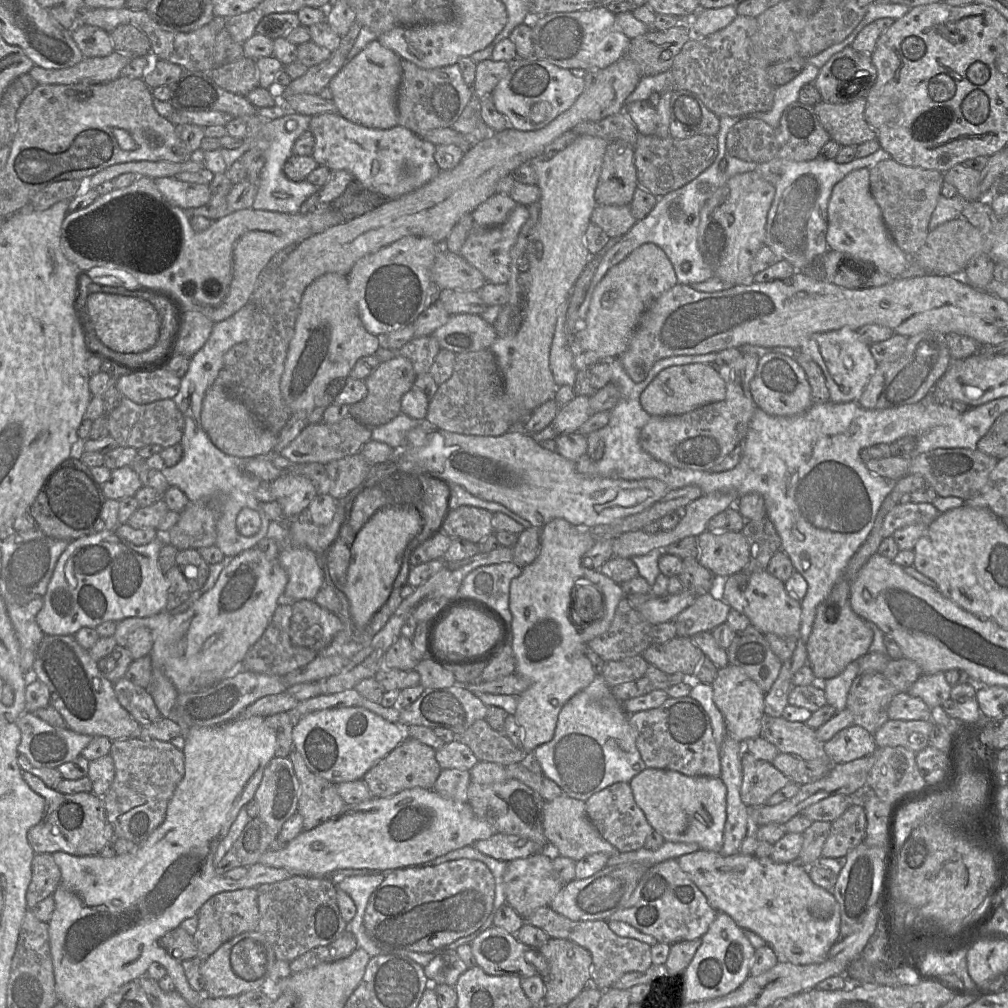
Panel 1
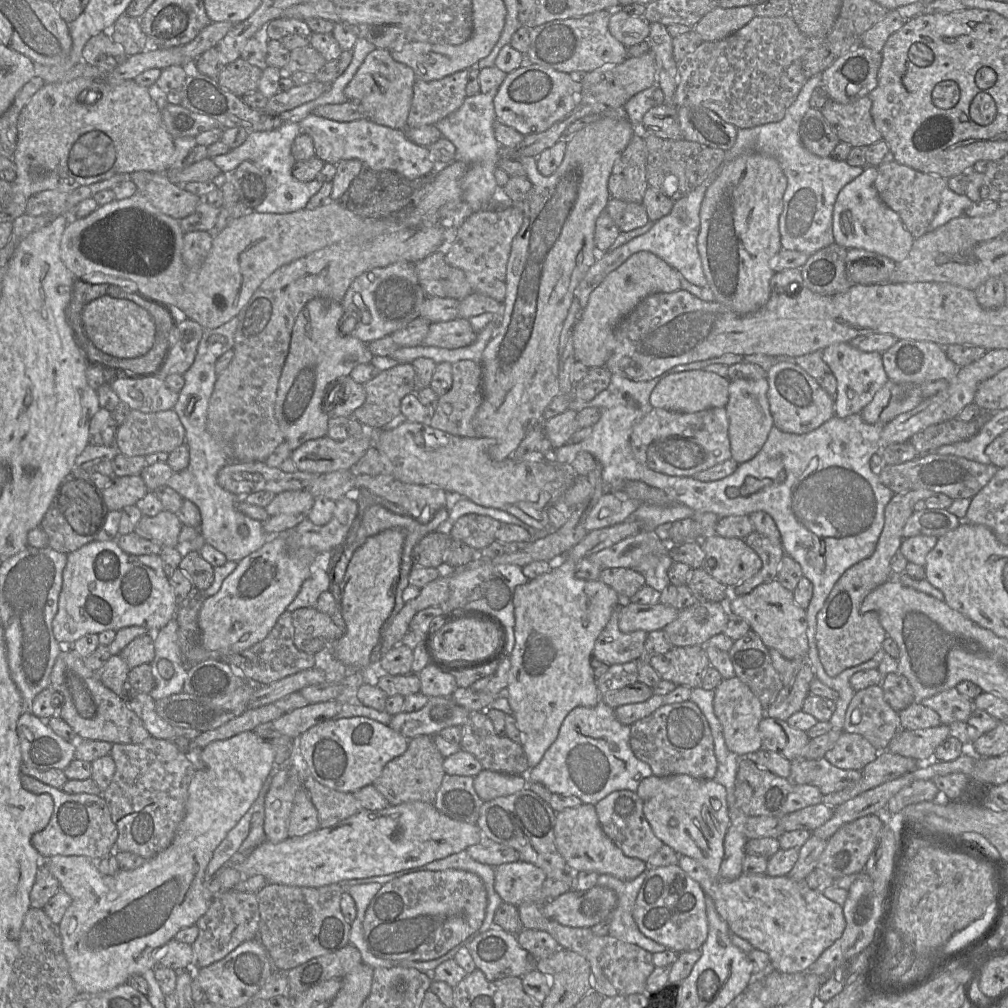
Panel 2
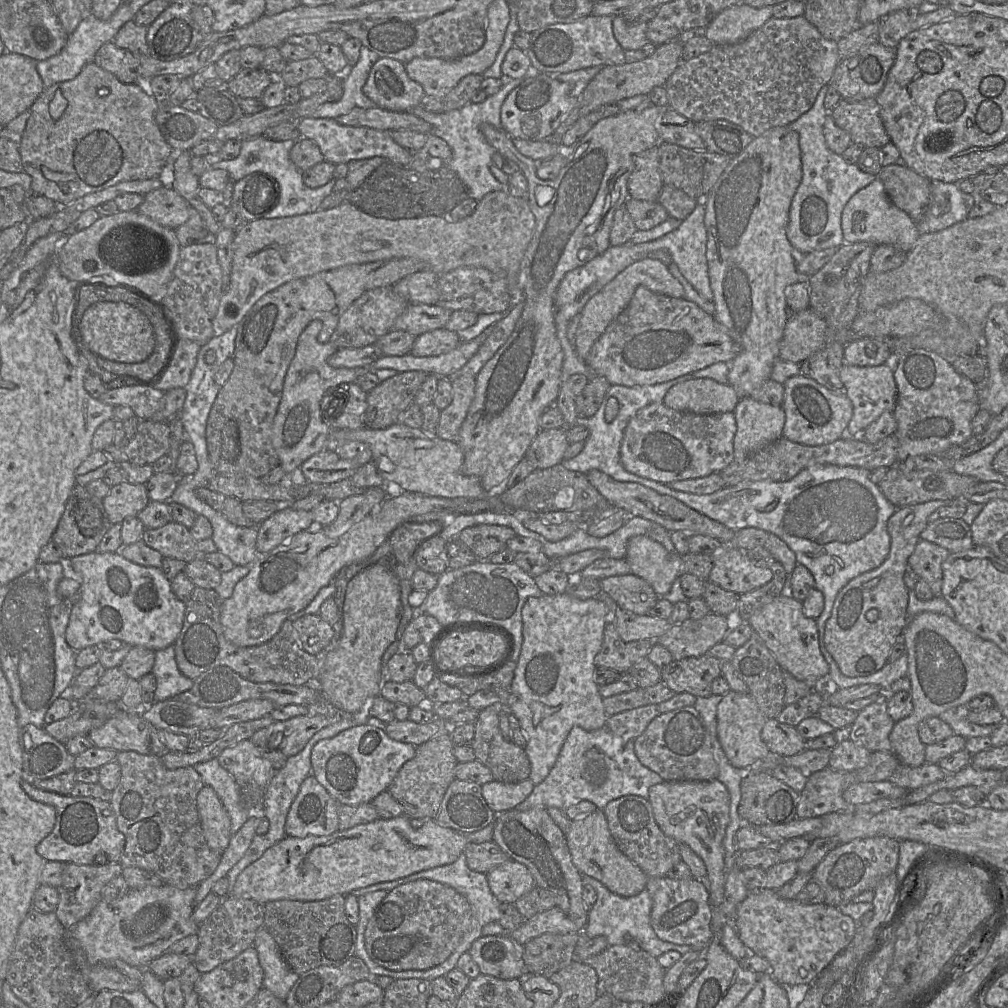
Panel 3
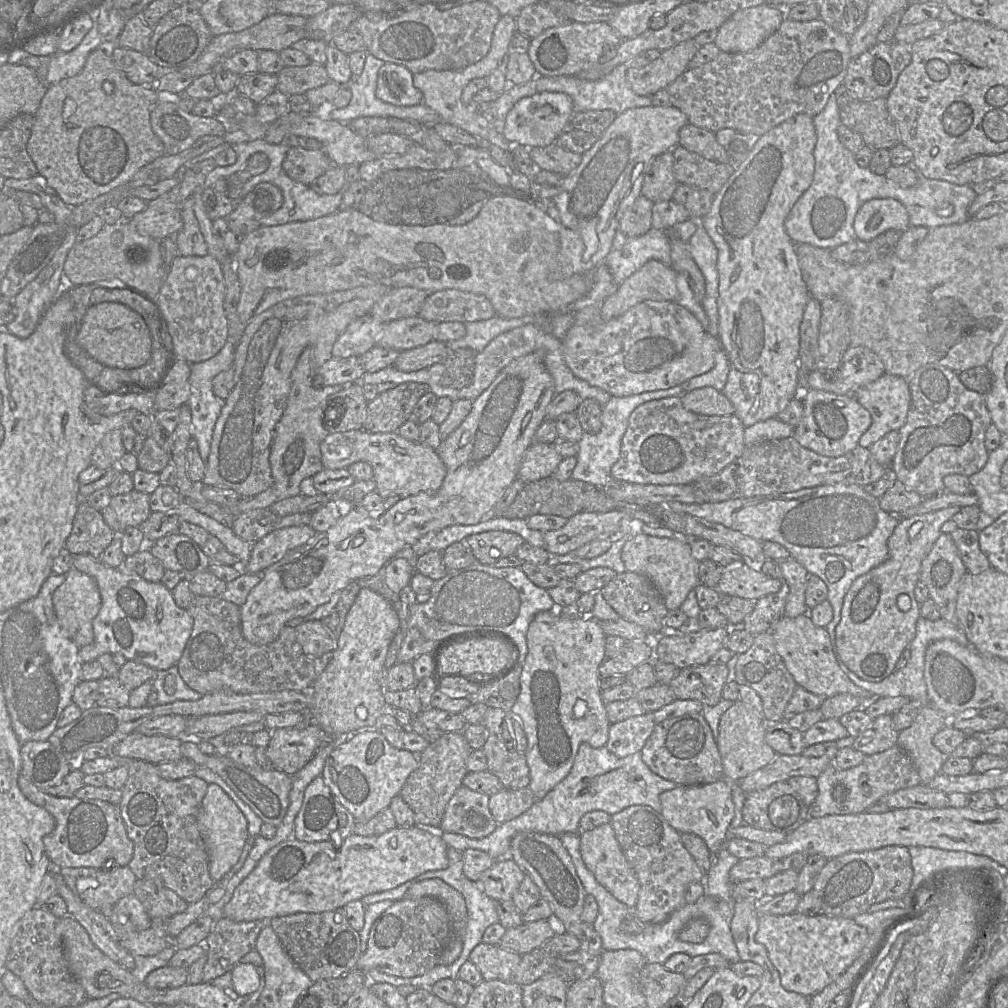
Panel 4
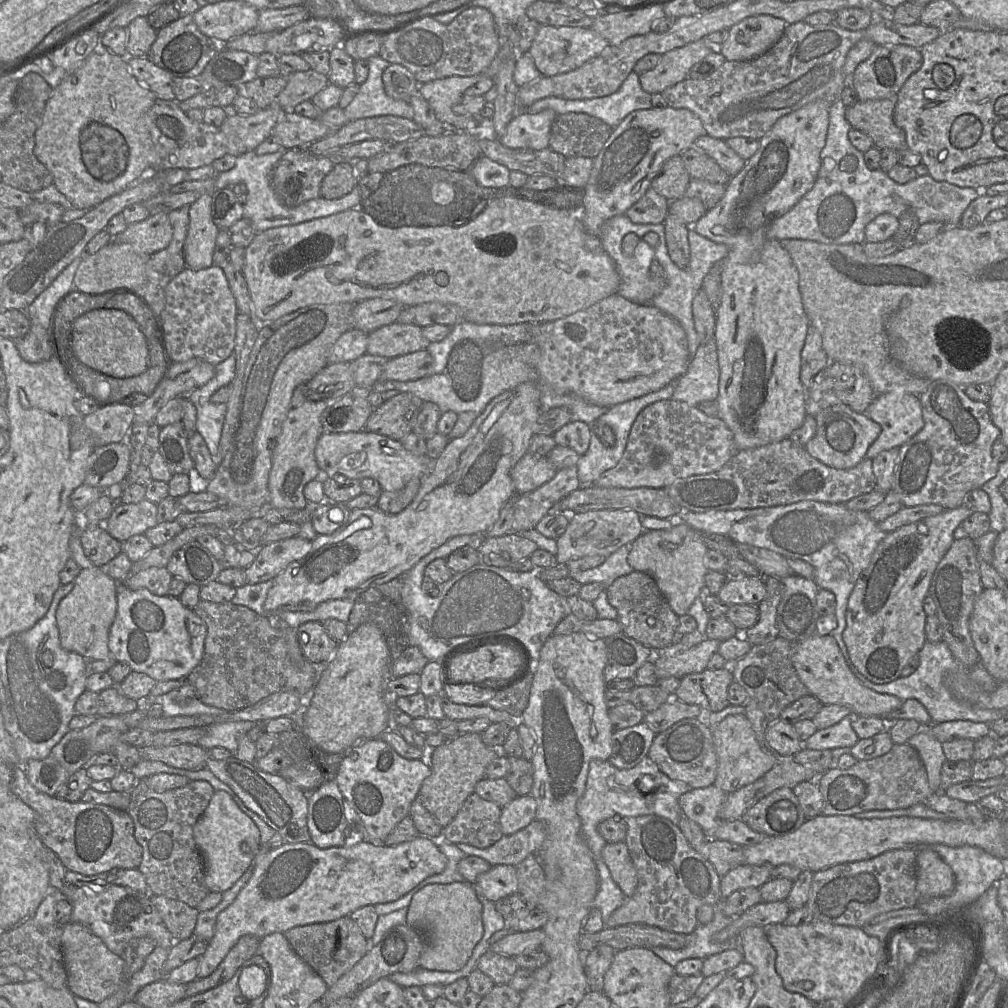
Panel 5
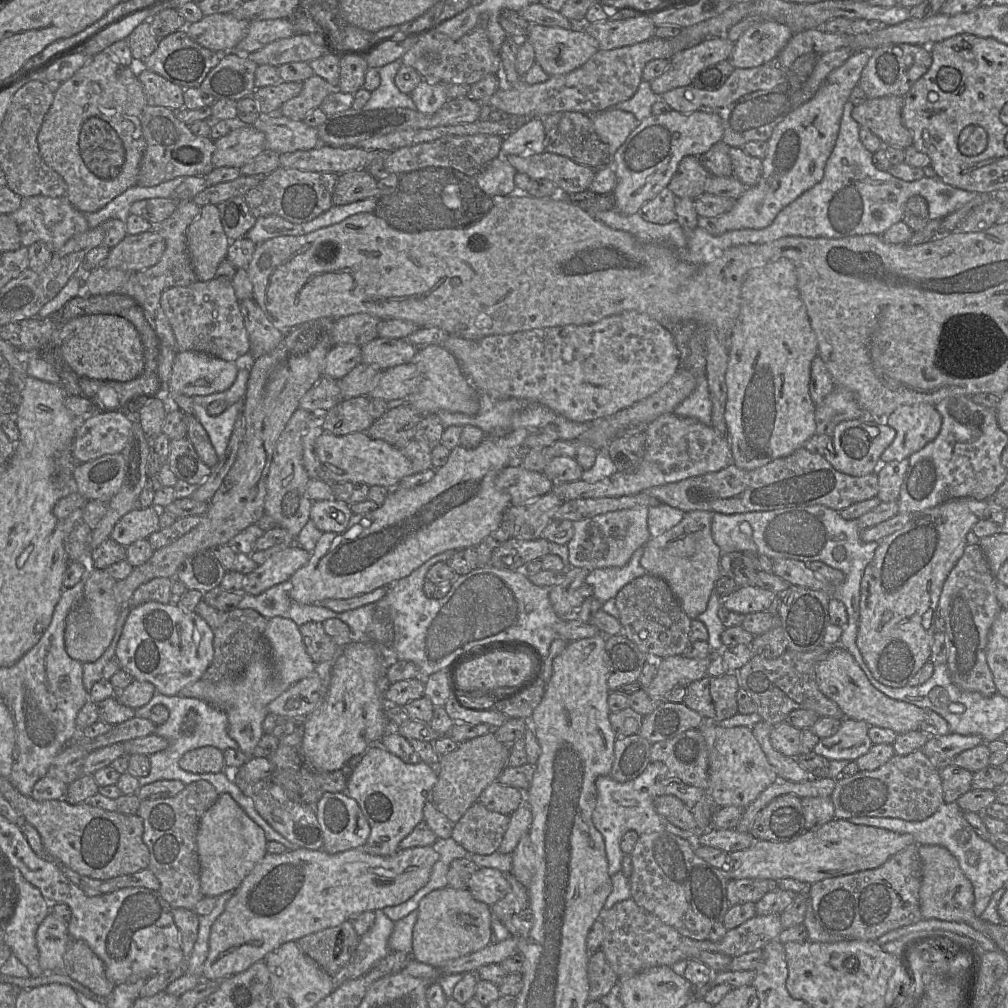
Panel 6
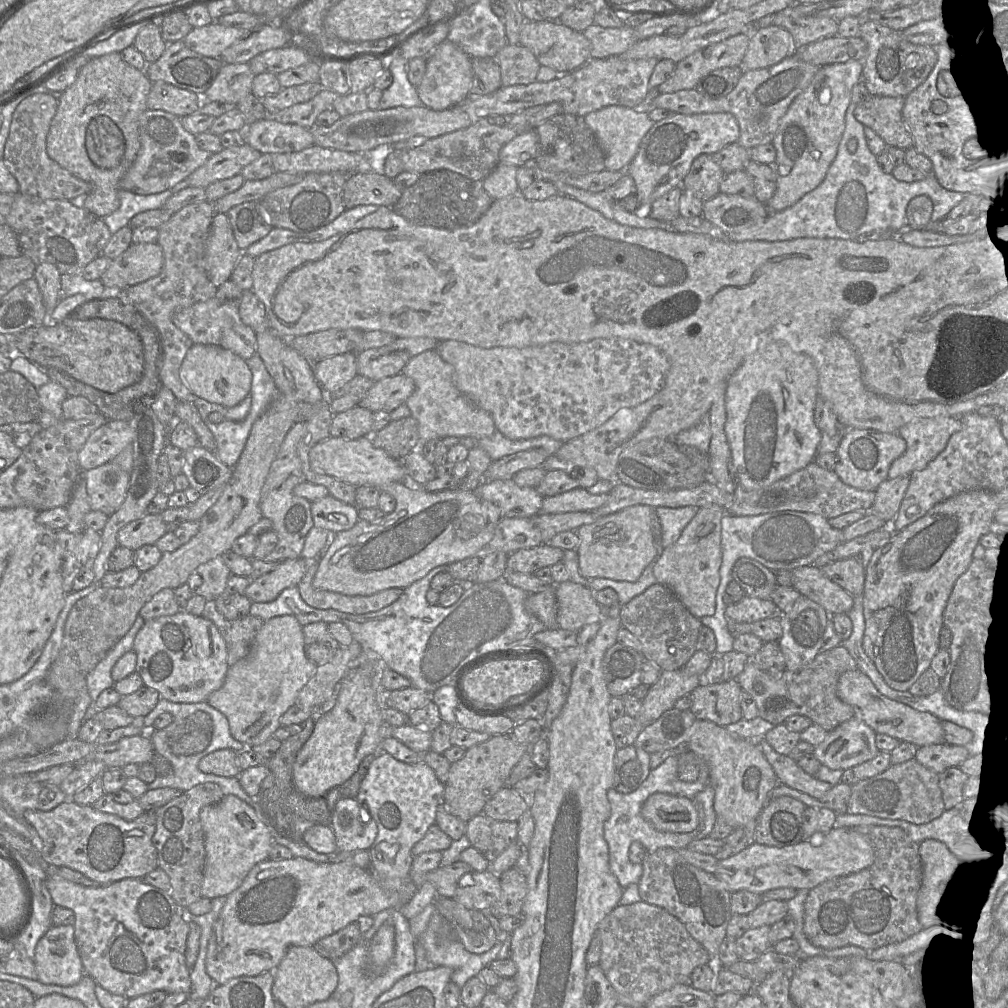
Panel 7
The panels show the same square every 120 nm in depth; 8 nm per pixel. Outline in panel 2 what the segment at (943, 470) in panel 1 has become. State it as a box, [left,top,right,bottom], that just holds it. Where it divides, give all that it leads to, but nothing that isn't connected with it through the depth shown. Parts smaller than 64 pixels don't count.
[878,453,997,500]

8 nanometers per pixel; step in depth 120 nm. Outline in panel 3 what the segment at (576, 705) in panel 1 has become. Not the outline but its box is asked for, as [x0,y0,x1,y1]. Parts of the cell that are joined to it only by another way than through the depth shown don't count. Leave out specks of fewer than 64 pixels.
[514,726,663,811]

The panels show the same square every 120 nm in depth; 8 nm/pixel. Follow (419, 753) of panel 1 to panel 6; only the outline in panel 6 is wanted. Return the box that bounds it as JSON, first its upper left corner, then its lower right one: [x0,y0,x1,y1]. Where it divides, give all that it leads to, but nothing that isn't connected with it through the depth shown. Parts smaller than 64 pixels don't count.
[431,732,509,823]

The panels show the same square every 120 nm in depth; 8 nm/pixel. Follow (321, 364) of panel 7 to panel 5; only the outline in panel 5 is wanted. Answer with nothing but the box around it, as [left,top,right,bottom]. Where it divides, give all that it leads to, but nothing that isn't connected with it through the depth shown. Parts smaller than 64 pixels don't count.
[328,327,368,364]

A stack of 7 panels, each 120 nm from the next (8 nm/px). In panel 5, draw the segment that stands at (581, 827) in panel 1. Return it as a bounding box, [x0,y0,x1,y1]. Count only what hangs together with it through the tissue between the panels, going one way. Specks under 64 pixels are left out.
[601,842,637,898]

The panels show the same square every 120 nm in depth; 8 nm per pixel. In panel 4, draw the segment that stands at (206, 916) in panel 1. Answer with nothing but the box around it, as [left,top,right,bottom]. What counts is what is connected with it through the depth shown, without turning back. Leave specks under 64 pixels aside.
[202,917,267,982]

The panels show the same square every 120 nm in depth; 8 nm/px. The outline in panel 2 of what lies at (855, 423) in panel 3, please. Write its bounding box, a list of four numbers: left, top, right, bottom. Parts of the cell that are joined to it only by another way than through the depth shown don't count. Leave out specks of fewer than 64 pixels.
[821,343,889,418]

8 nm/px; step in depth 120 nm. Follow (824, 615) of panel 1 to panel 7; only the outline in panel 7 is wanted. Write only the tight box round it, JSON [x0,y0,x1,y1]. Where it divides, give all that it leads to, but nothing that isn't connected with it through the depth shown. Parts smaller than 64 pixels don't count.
[862,490,1001,691]

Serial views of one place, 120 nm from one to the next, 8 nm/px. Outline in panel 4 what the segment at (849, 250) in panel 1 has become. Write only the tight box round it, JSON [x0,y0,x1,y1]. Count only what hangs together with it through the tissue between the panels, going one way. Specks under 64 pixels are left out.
[853,198,909,243]

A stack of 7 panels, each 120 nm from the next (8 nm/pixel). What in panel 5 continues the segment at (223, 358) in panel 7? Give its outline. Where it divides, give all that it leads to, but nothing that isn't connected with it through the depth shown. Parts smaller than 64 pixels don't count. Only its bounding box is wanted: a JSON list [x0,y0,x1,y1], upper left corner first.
[134,358,215,423]

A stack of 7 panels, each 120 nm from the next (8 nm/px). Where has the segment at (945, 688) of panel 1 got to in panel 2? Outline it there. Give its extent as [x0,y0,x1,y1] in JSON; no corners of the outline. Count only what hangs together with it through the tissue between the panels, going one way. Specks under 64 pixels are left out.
[922,688,973,724]

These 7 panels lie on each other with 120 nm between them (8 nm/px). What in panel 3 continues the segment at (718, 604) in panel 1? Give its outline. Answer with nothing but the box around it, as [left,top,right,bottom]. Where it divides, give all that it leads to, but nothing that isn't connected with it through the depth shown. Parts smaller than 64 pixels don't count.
[657,612,728,659]

